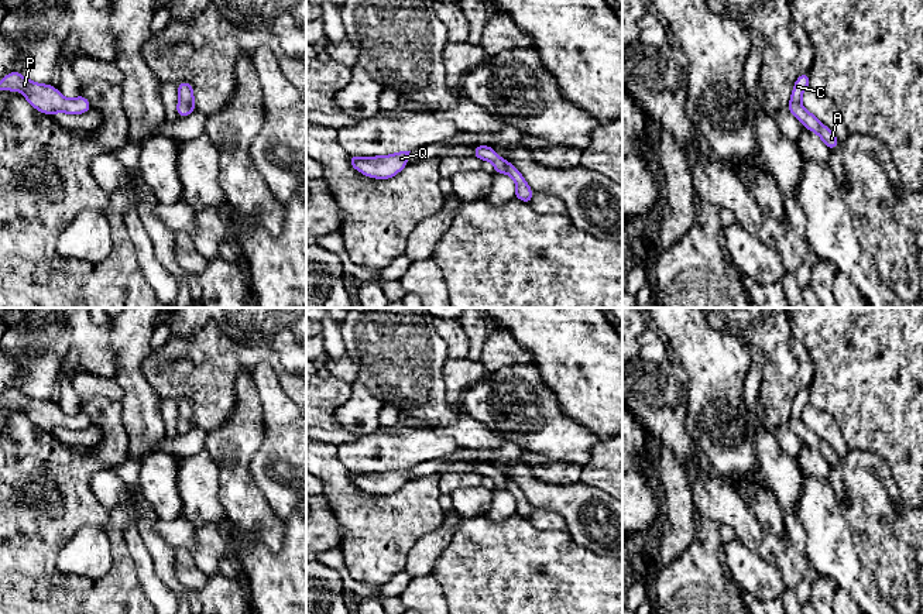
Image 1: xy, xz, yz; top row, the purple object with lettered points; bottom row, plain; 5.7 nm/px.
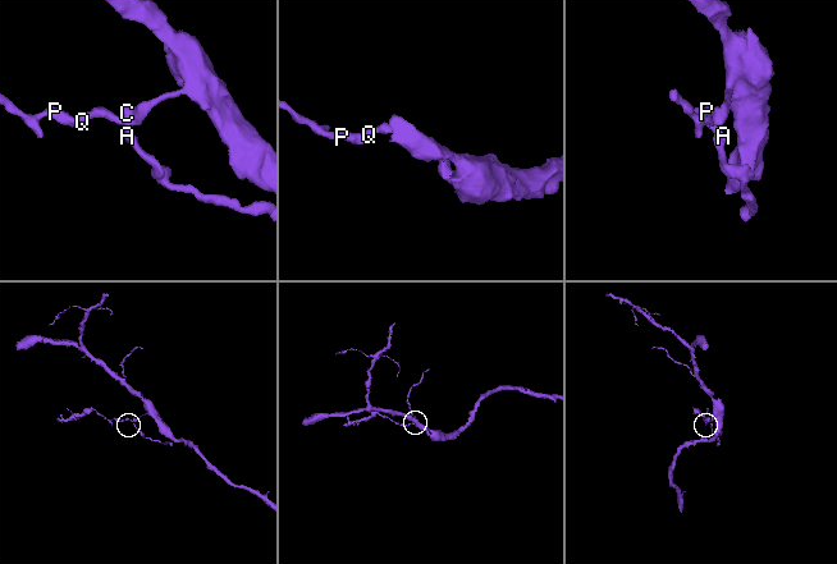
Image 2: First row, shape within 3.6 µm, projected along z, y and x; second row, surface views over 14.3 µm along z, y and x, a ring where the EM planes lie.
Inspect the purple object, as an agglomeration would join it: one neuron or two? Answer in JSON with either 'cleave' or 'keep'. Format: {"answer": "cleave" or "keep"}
{"answer": "keep"}

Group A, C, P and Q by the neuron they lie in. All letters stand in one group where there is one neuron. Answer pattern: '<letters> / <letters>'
A C P Q

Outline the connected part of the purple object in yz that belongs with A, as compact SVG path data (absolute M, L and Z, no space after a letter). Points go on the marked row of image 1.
M803 72L795 82L788 110L810 131L816 133L821 141L833 151L838 145L835 134L819 119L802 106L802 95L809 88L810 76Z

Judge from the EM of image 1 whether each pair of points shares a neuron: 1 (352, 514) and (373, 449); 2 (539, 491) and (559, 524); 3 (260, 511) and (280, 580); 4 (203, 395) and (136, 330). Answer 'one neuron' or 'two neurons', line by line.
1: two neurons
2: two neurons
3: two neurons
4: two neurons

